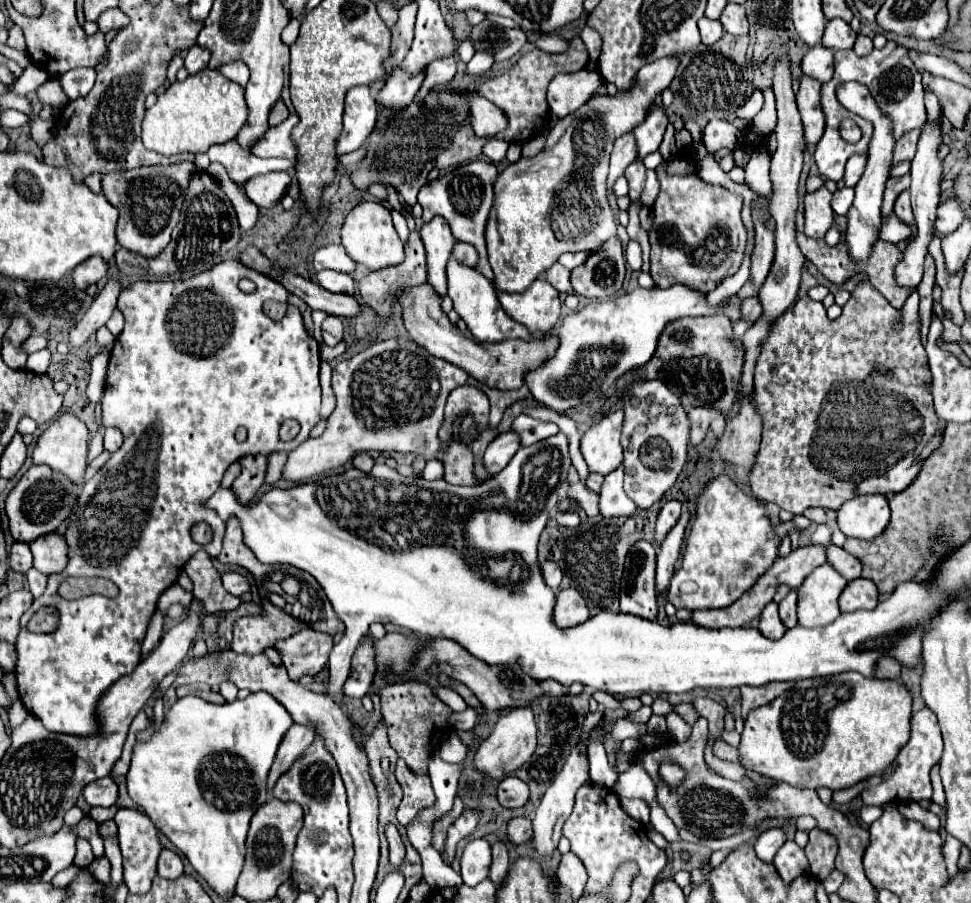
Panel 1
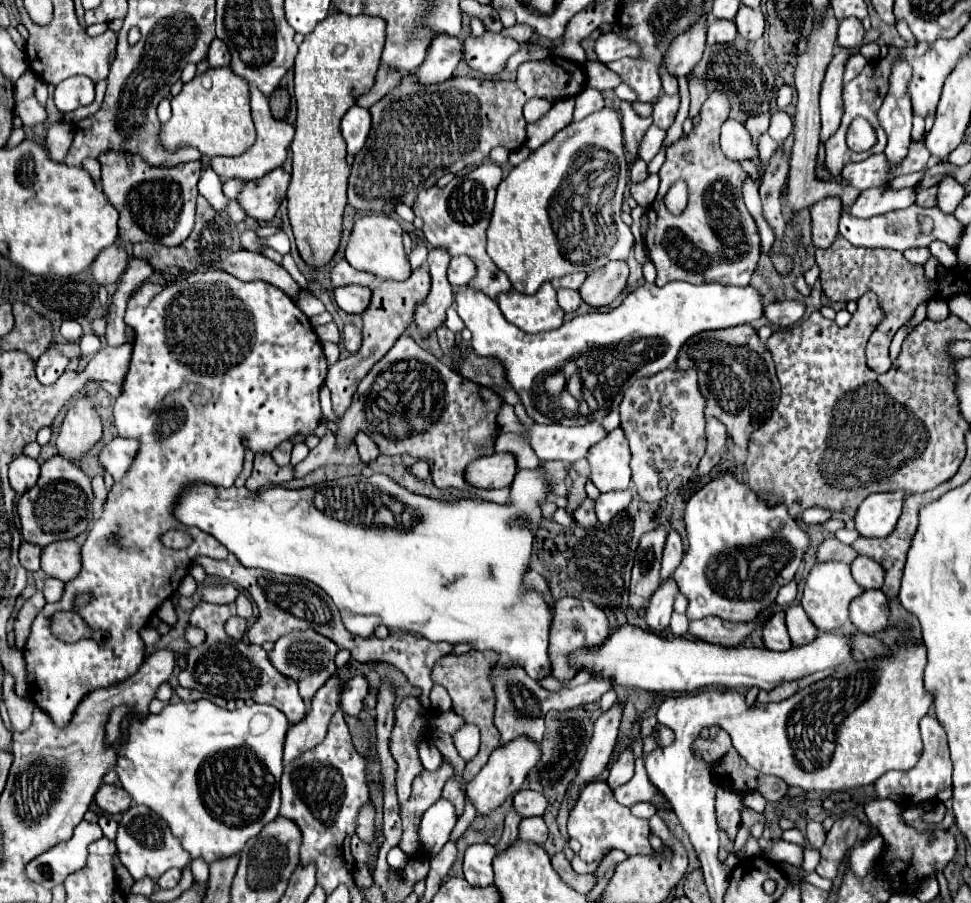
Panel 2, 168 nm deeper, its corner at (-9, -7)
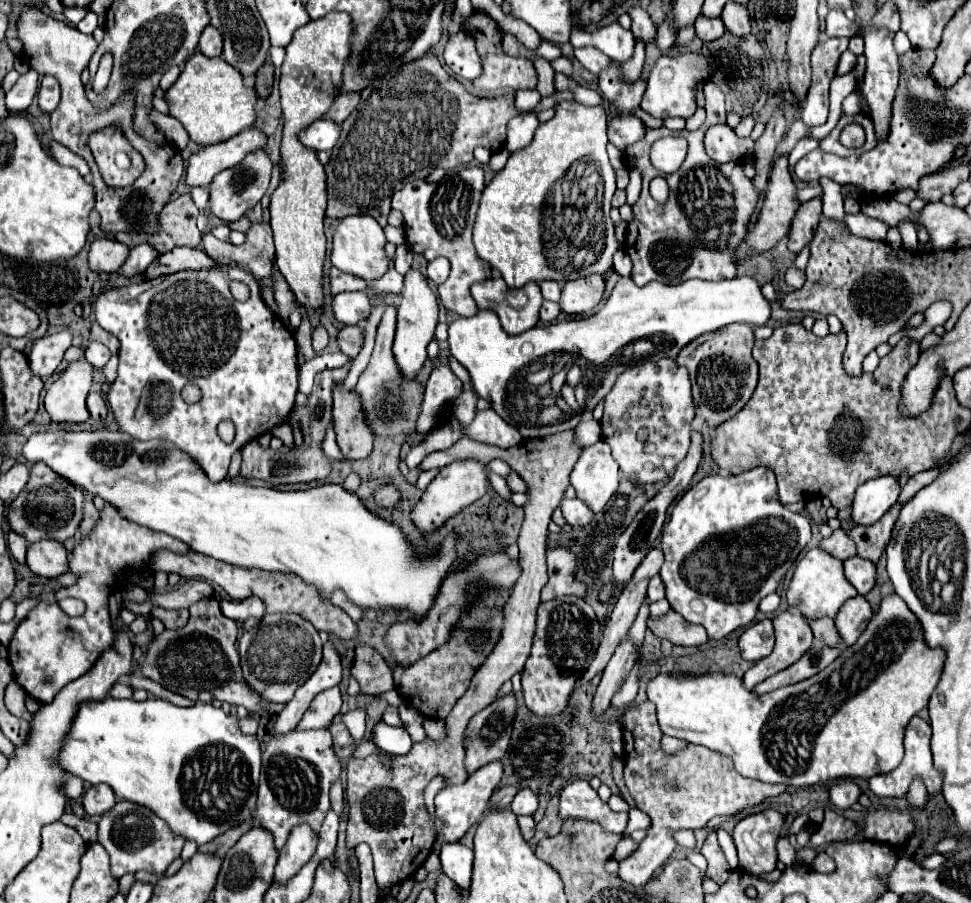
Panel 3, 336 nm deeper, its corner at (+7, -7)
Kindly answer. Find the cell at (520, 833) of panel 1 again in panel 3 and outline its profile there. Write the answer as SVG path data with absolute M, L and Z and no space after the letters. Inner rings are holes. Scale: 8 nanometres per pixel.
M518 817L518 825L520 825L520 831L522 831L524 839L530 841L534 837L534 827L536 827L534 819L532 817Z

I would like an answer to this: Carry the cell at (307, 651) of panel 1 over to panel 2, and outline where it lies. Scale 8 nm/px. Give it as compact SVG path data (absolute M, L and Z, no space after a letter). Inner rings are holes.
M300 631L300 633L290 633L280 637L274 643L274 651L268 655L272 665L298 681L300 687L300 695L304 701L312 699L316 695L316 691L328 681L328 677L332 677L336 673L336 665L334 665L334 655L338 653L338 647L334 641L330 641L328 637L316 633L316 631Z

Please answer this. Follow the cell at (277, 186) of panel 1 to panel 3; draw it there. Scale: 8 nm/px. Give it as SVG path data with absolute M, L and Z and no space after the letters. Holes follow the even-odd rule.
M256 149L252 151L240 165L232 167L232 169L224 169L222 173L218 173L212 179L212 185L208 187L210 191L210 213L226 223L230 221L238 221L242 215L246 215L266 193L268 183L270 183L270 175L272 175L272 161L266 155L264 149Z

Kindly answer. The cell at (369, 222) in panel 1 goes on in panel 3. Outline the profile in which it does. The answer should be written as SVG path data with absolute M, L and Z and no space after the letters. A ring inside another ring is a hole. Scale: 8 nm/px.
M348 215L340 219L336 231L334 231L334 247L332 247L332 265L342 269L344 273L352 273L356 277L362 277L364 281L372 283L374 279L382 277L388 271L388 257L384 253L386 235L376 219L370 215Z

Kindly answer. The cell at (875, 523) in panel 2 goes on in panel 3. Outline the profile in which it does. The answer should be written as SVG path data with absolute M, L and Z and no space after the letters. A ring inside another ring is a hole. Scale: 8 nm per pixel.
M876 477L866 481L858 487L854 503L852 503L852 517L858 525L872 525L876 523L898 499L900 495L900 481L898 477Z

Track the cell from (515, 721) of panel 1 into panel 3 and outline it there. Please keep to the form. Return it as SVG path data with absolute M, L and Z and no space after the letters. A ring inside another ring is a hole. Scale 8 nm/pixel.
M494 761L494 763L488 763L484 765L482 769L478 769L476 773L472 773L466 783L462 785L448 785L444 787L438 795L436 795L436 801L434 801L434 807L436 807L436 817L440 817L444 829L440 829L438 833L438 839L442 845L446 843L456 843L460 841L466 831L478 823L488 807L488 801L490 801L490 795L494 793L494 789L498 787L500 783L500 777L502 777L502 763L500 761Z

